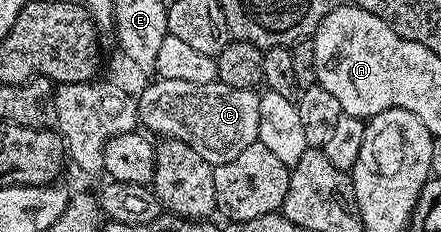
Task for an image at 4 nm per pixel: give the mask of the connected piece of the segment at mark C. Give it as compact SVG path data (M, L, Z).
M161 78L155 81L137 97L138 119L147 133L192 146L211 166L232 162L236 154L258 143L262 98L254 88L236 89L221 82L197 84Z

